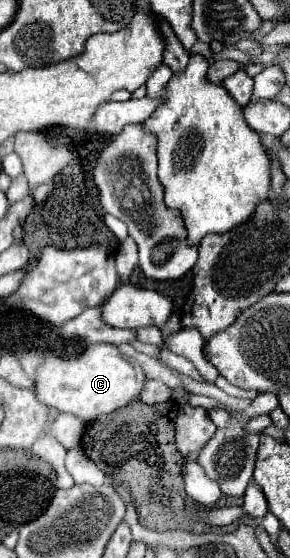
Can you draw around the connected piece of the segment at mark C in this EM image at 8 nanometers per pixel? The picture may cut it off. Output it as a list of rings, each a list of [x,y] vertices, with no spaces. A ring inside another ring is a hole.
[[[91,344],[73,358],[59,358],[47,352],[43,364],[35,372],[35,398],[59,412],[69,412],[81,420],[95,420],[101,414],[111,414],[137,400],[143,382],[145,374],[139,364],[121,354],[117,346]]]

